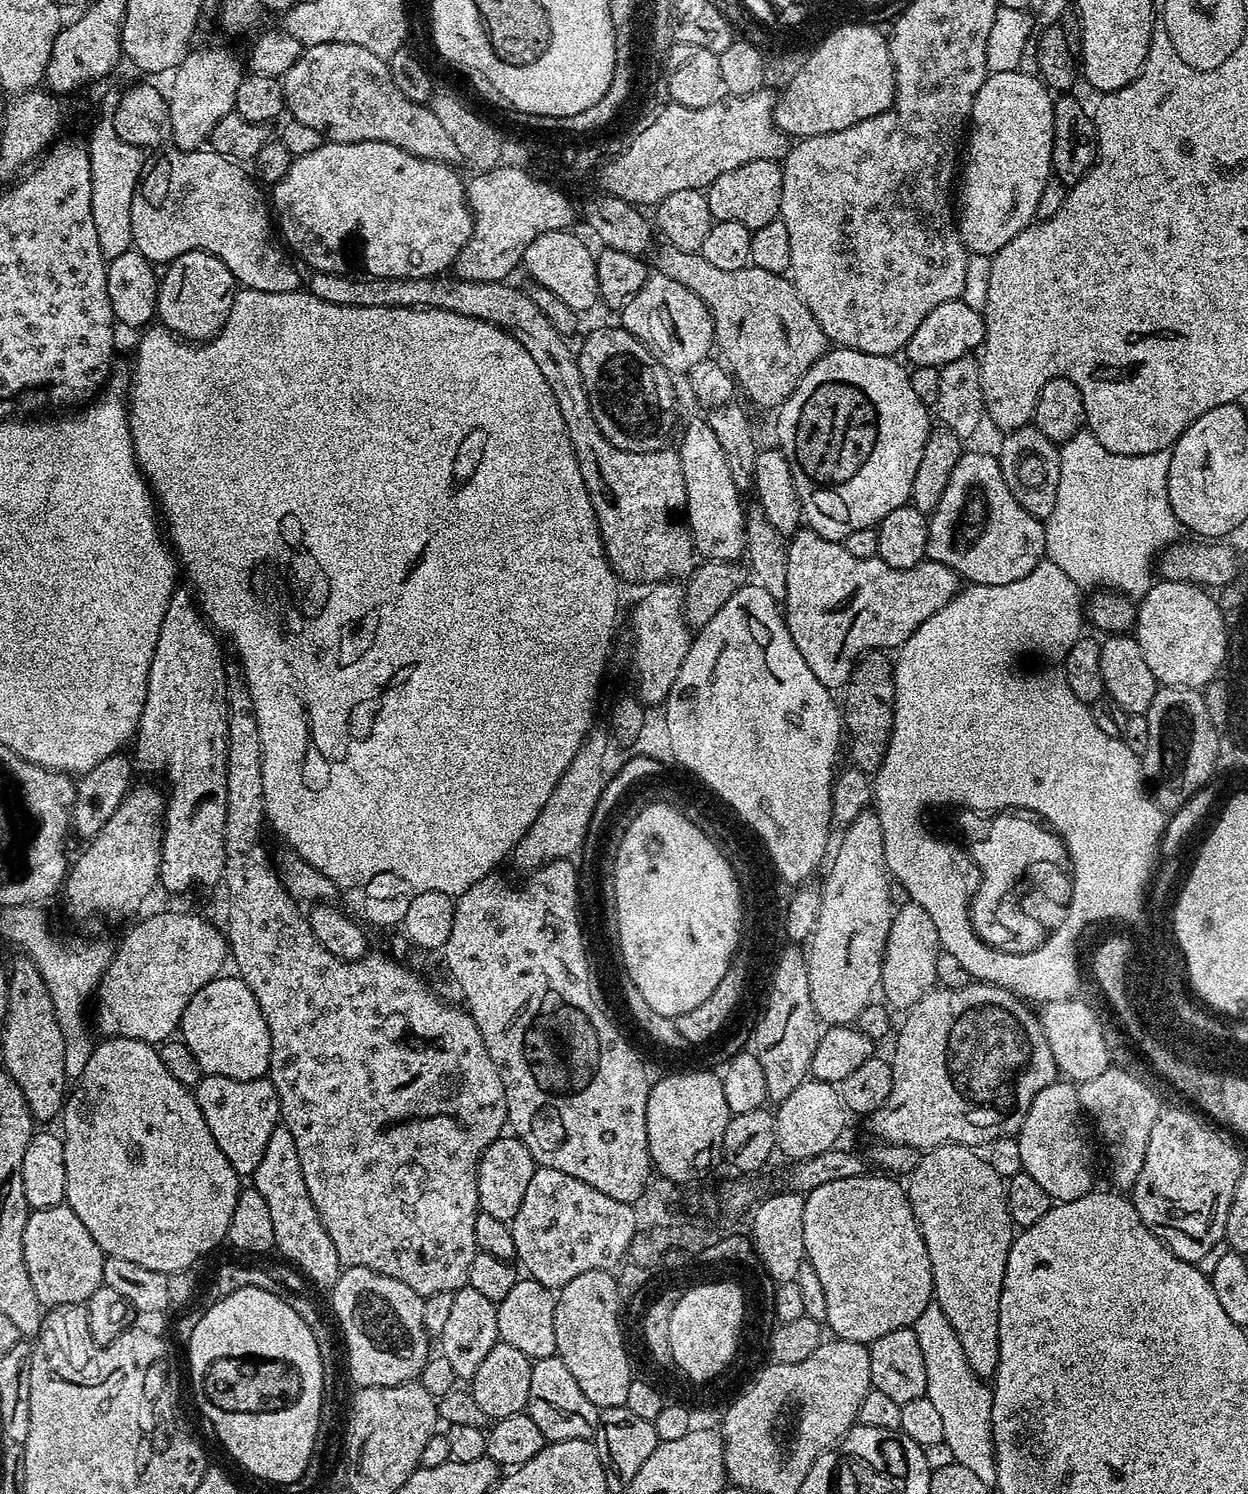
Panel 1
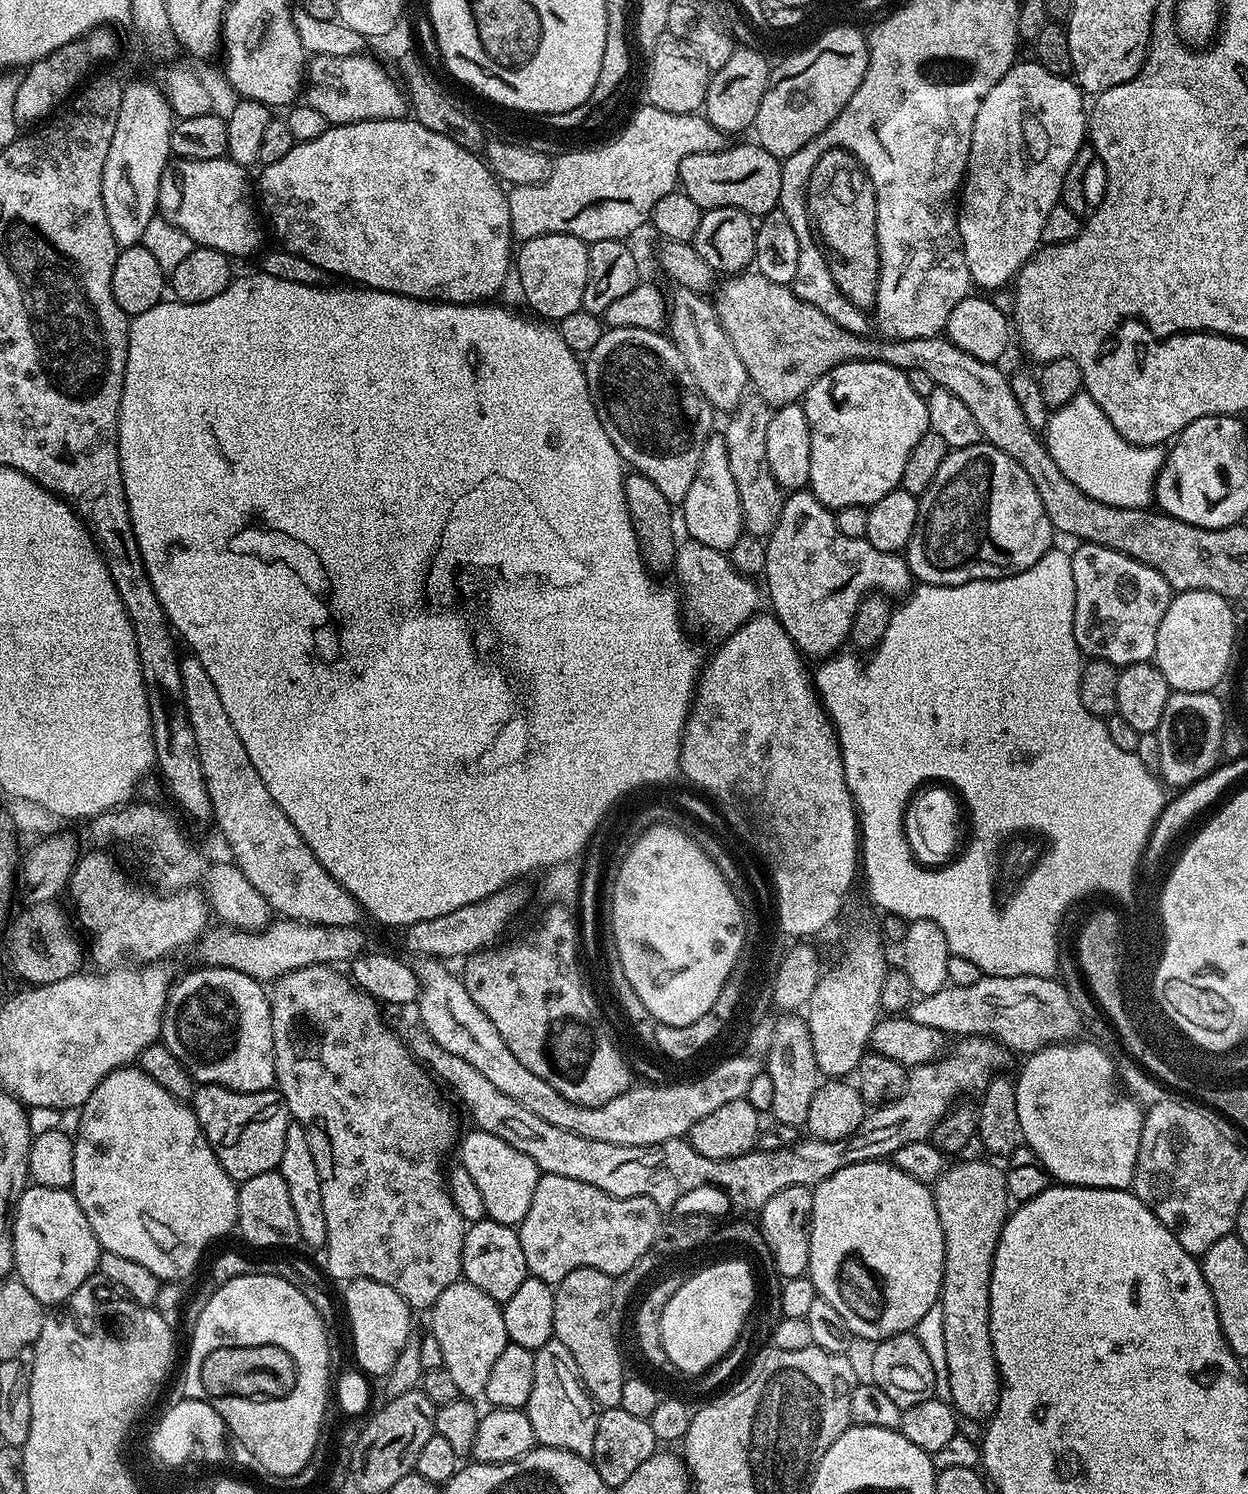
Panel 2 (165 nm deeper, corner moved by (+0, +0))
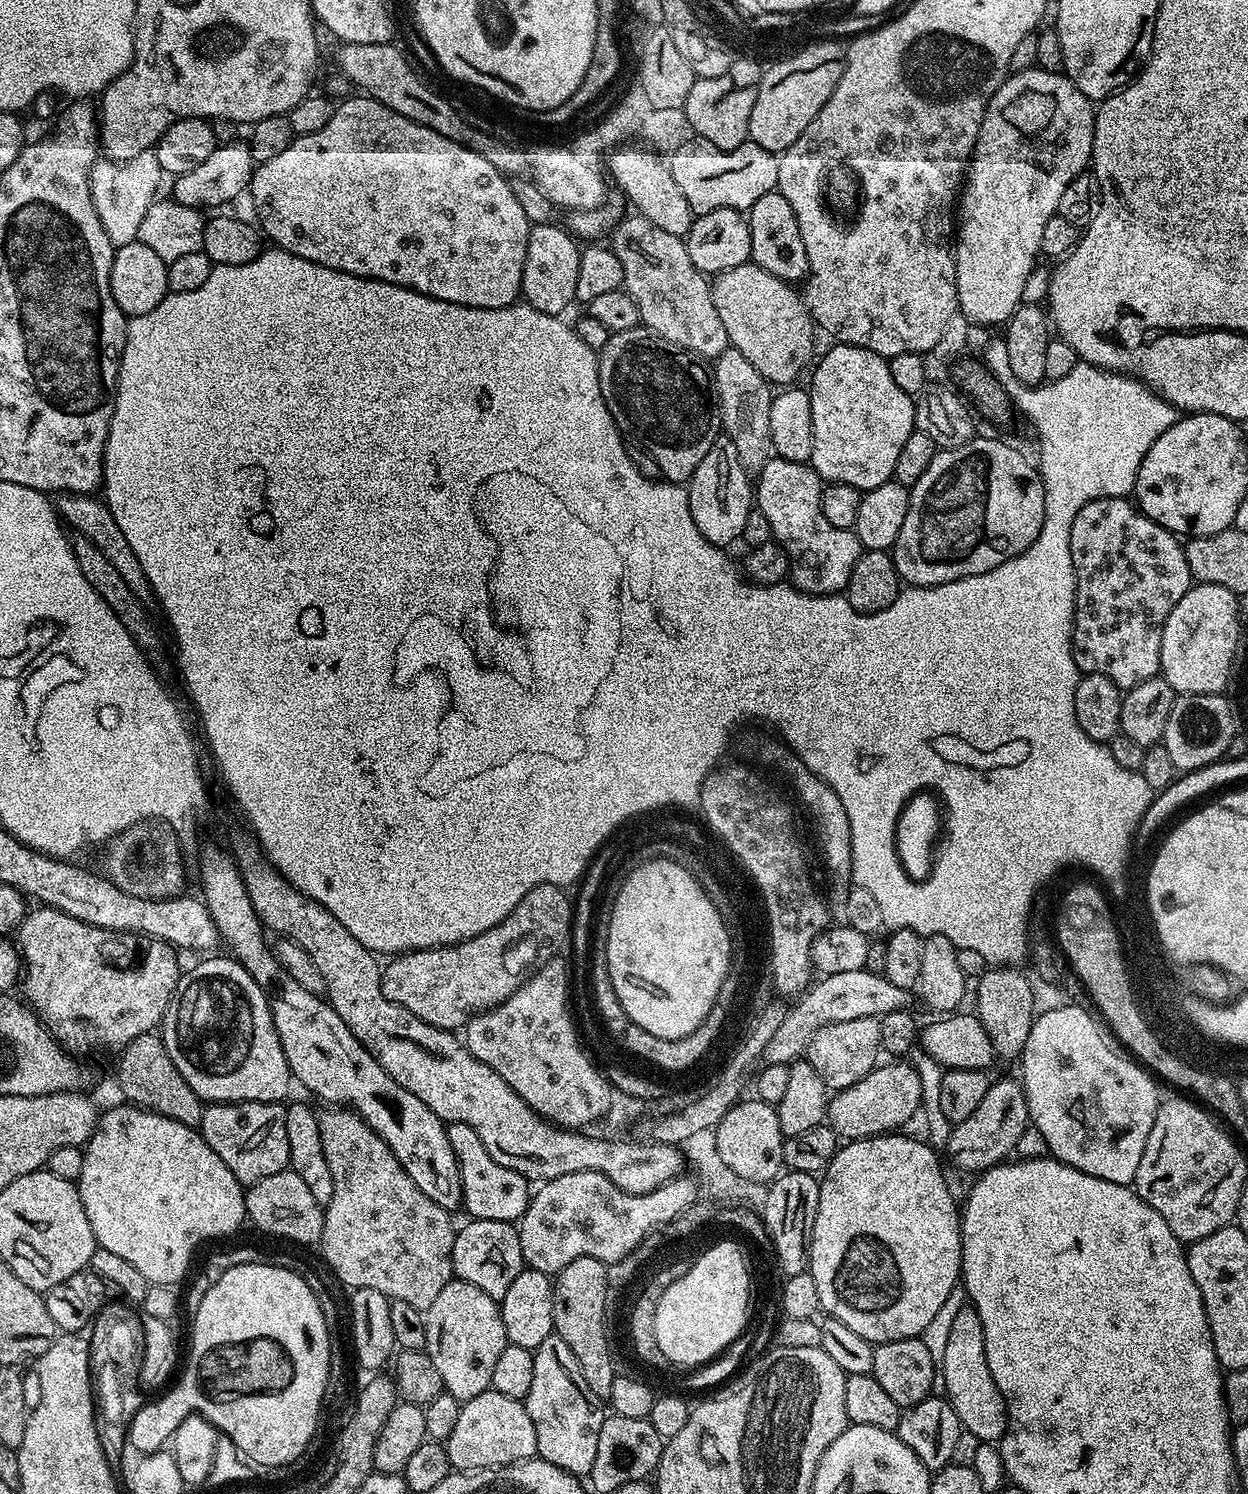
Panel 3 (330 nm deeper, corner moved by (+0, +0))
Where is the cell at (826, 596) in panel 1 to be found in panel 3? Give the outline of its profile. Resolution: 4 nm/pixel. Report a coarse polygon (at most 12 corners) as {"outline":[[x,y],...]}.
{"outline":[[773,455],[754,504],[786,550],[792,587],[847,589],[862,551],[822,514],[811,463]]}

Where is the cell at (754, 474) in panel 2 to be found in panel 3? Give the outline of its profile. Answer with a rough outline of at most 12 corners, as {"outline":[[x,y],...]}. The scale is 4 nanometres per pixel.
{"outline":[[729,346],[710,368],[723,435],[758,474],[773,385]]}

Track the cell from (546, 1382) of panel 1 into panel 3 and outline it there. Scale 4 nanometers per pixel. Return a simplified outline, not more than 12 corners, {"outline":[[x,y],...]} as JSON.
{"outline":[[574,1350],[532,1353],[536,1456],[591,1477],[605,1405]]}

